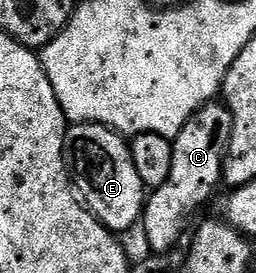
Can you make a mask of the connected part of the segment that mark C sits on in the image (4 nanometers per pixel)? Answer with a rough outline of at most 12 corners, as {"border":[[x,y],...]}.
{"border":[[199,107],[175,132],[170,177],[147,196],[147,250],[181,246],[221,186],[232,114]]}

